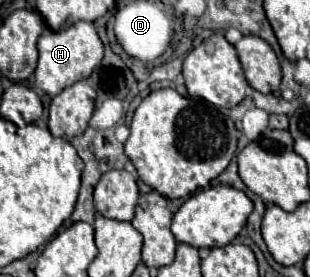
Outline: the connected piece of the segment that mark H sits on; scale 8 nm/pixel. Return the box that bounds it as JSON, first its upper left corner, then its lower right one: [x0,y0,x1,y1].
[35,21,103,97]

